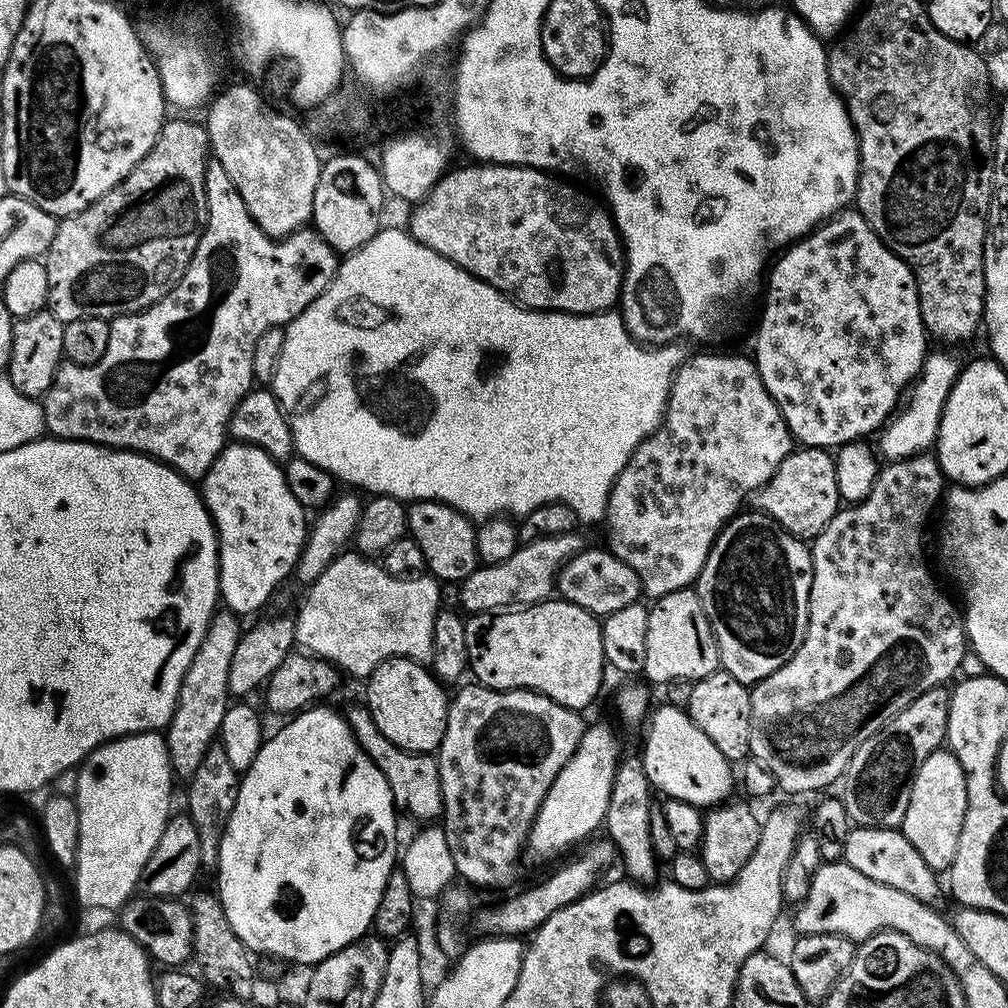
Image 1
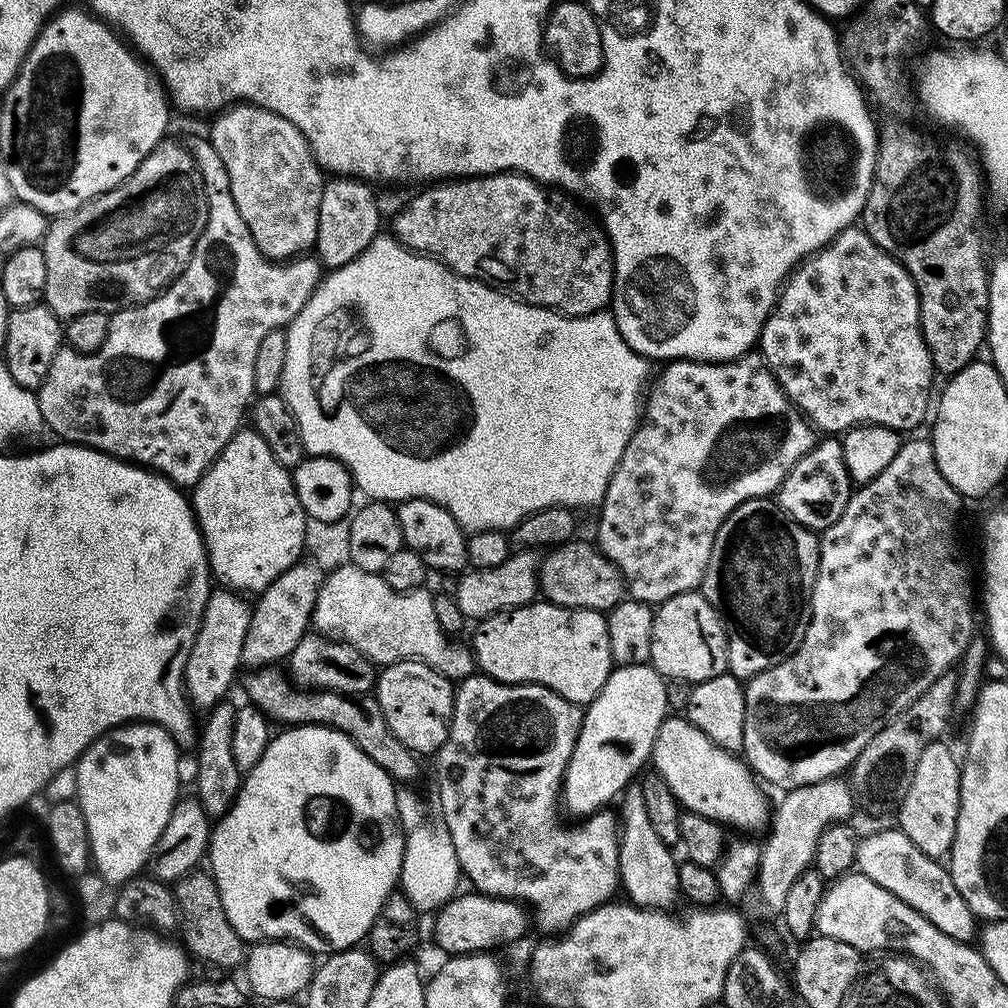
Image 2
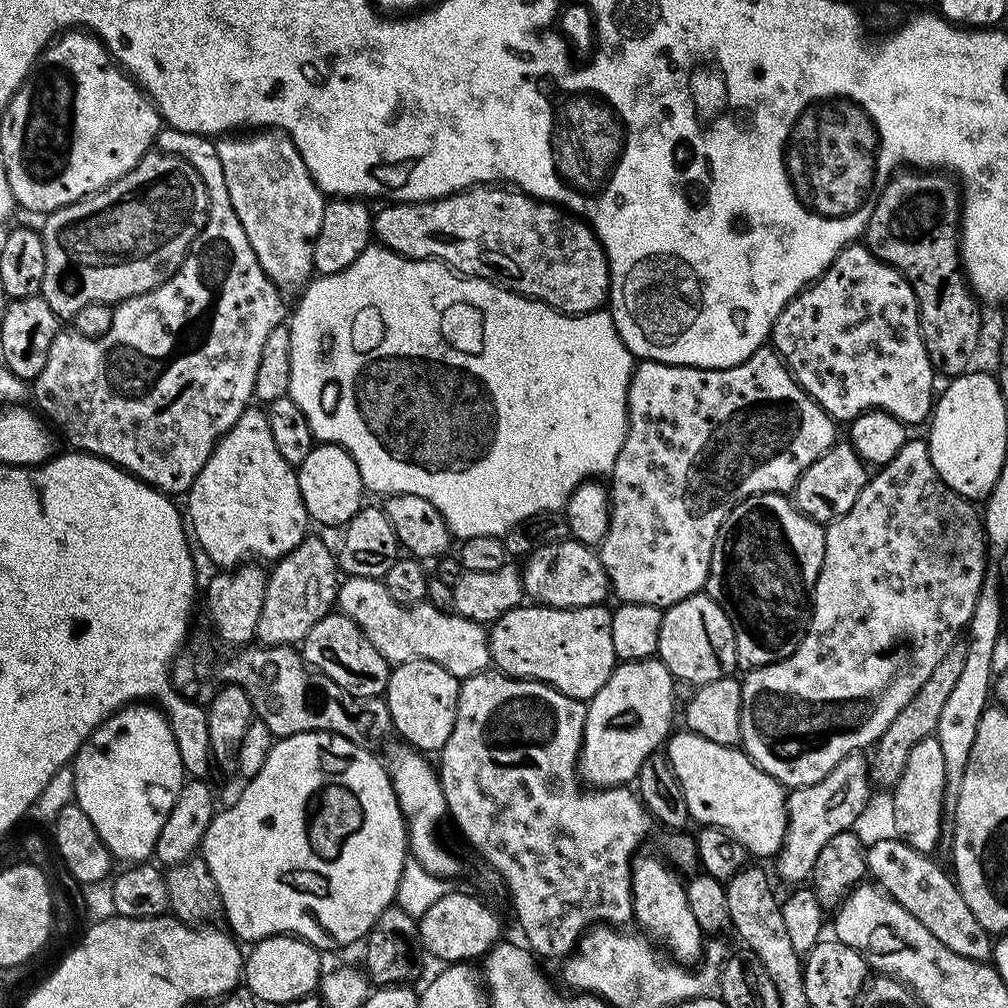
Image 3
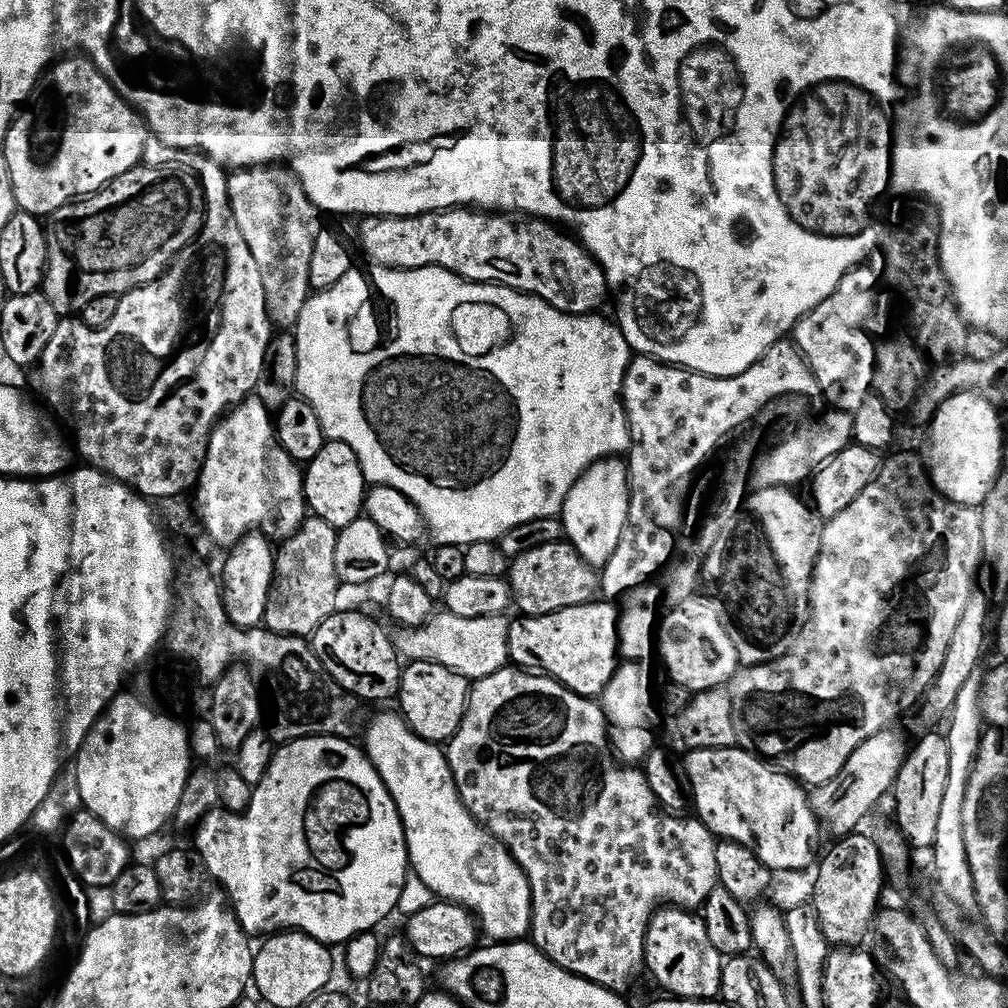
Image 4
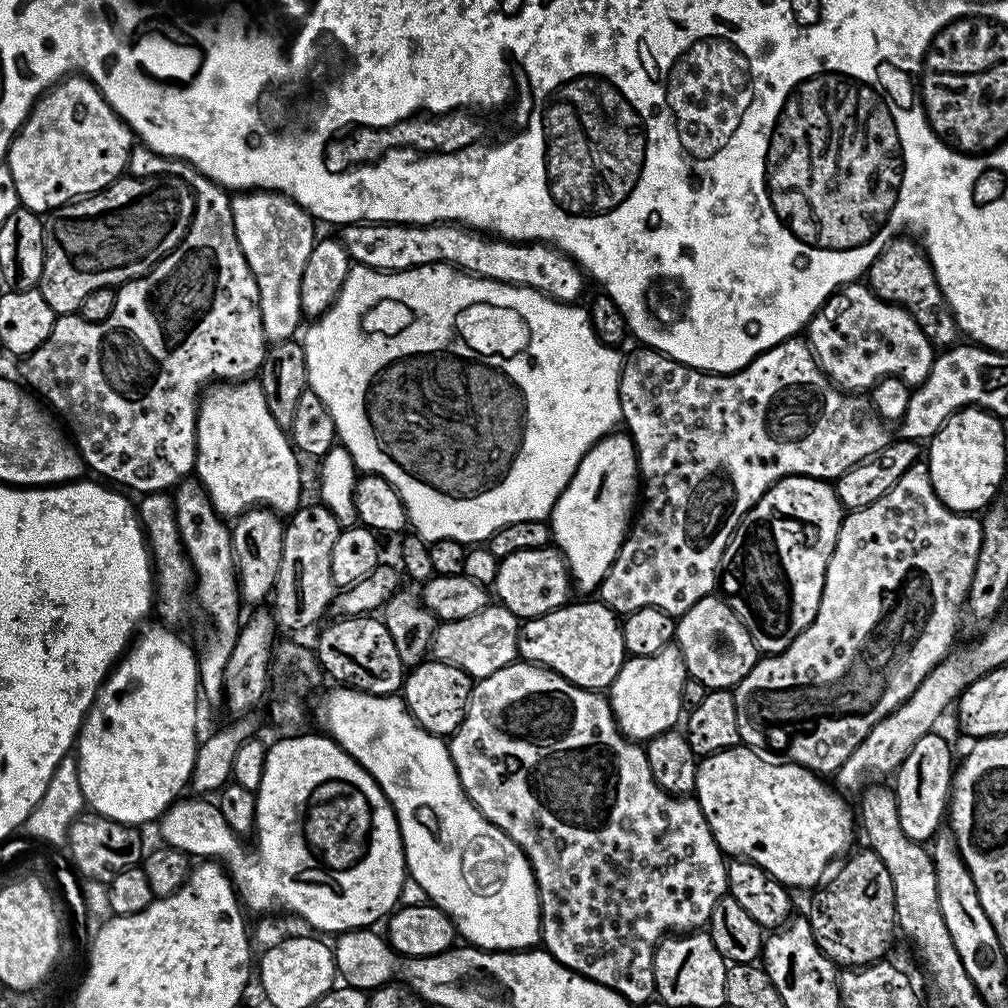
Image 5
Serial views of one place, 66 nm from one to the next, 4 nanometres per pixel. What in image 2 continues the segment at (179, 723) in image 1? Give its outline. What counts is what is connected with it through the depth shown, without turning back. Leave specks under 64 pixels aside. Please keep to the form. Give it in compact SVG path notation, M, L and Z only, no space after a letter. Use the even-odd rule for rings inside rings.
M213 589L200 620L199 633L184 667L183 689L193 709L211 710L225 699L232 688L236 670L241 667L242 645L252 617L251 605L245 597L231 589Z

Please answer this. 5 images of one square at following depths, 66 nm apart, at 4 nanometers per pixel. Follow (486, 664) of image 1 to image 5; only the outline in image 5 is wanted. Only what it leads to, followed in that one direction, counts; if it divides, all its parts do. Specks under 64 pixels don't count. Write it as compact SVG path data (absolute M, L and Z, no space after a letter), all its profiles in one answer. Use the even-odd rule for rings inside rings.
M599 599L584 600L581 604L569 602L553 612L523 621L518 652L525 661L549 668L574 686L604 690L614 683L626 659L624 636L618 636L621 627L617 613Z

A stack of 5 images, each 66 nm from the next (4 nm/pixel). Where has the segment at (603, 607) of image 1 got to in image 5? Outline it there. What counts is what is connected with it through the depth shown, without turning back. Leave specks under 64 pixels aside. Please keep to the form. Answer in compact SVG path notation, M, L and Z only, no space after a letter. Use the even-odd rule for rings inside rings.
M555 546L518 550L518 554L510 554L500 561L494 581L495 599L521 621L533 620L535 616L553 612L555 608L562 608L569 603L572 576L568 568L569 561L564 559L563 552Z

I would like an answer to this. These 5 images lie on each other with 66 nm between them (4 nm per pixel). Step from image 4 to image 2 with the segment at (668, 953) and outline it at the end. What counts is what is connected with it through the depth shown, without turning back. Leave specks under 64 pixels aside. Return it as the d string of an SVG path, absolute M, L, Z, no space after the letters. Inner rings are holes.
M633 782L618 797L618 823L620 826L620 886L625 896L637 908L668 910L672 903L681 899L678 874L680 864L672 857L673 849L662 838L654 826L650 826L650 814L646 814L646 801L642 799L639 783Z

